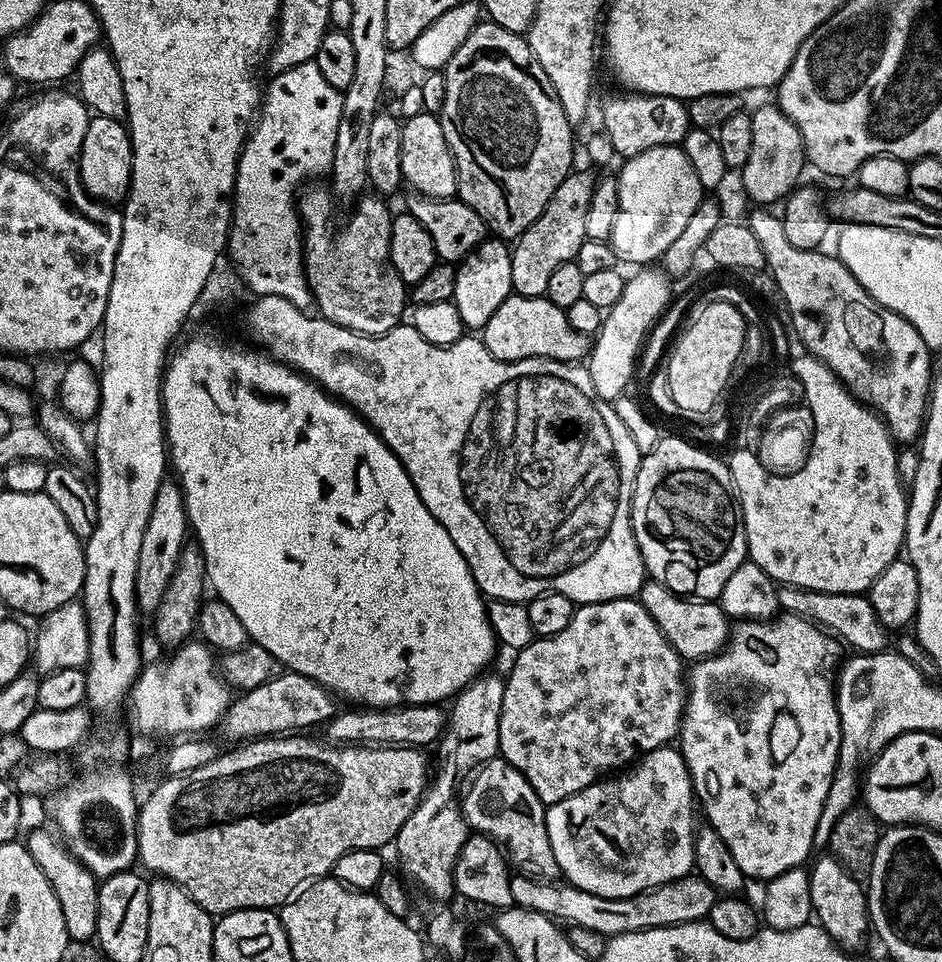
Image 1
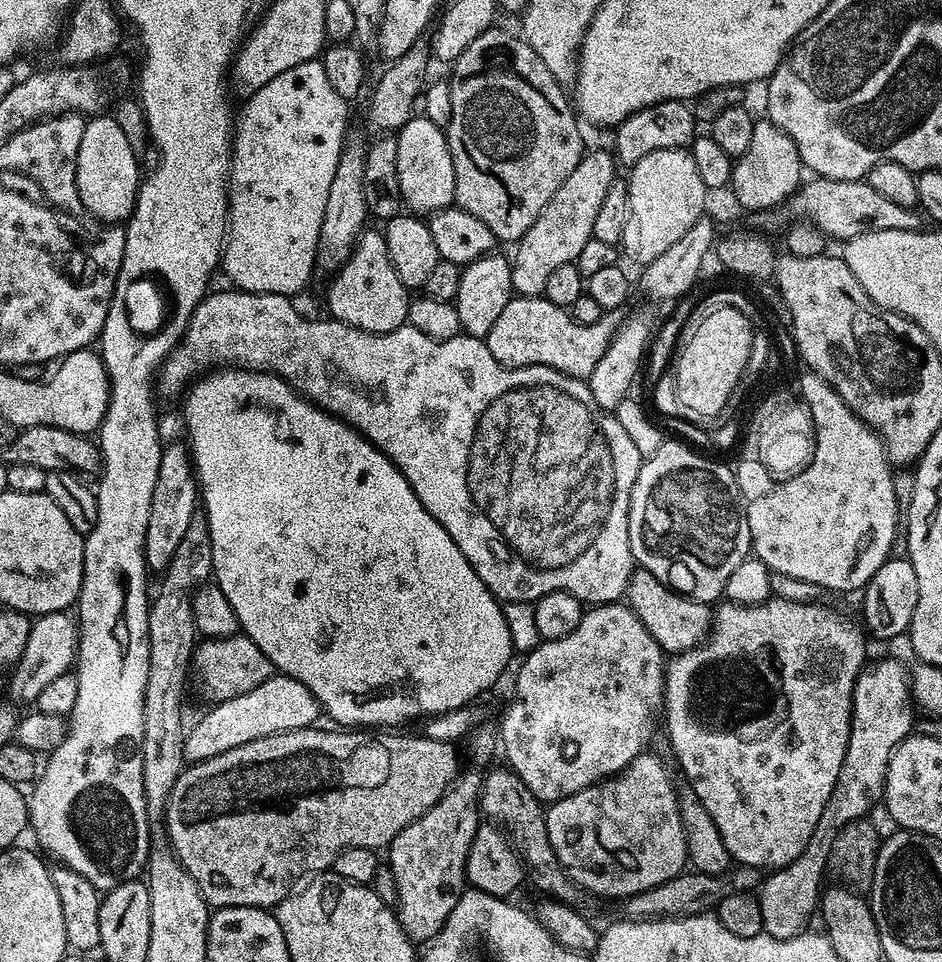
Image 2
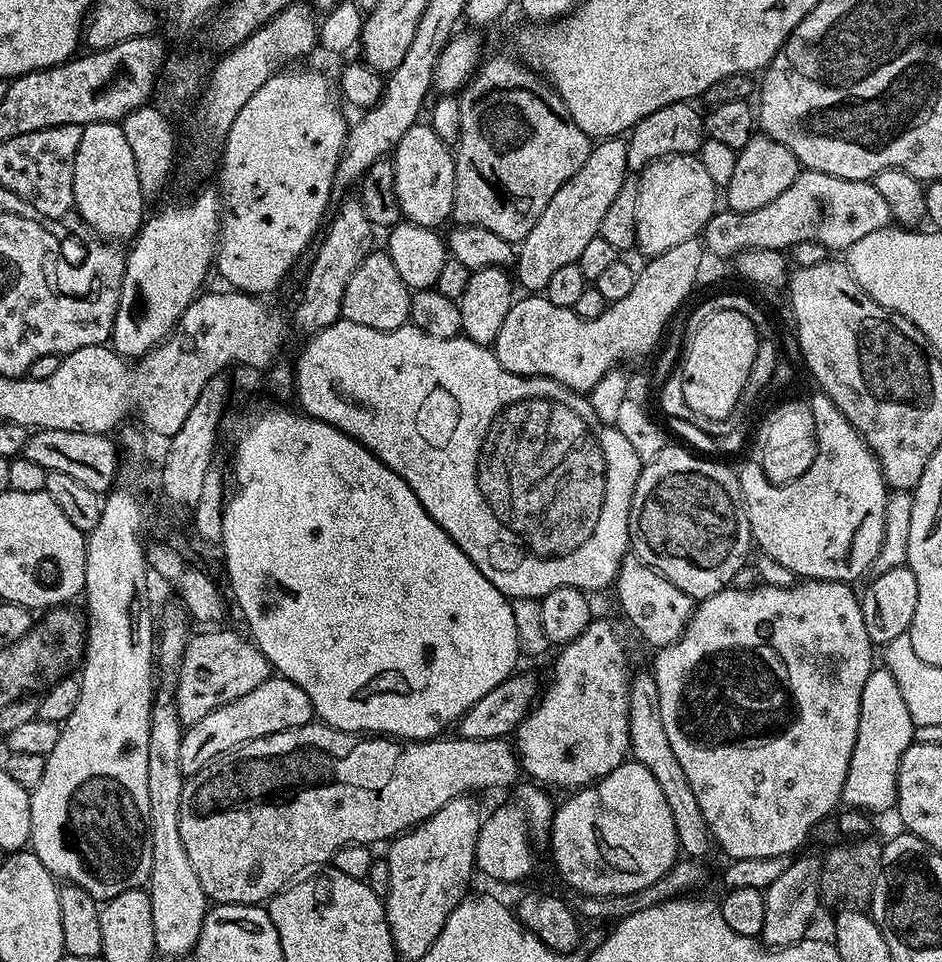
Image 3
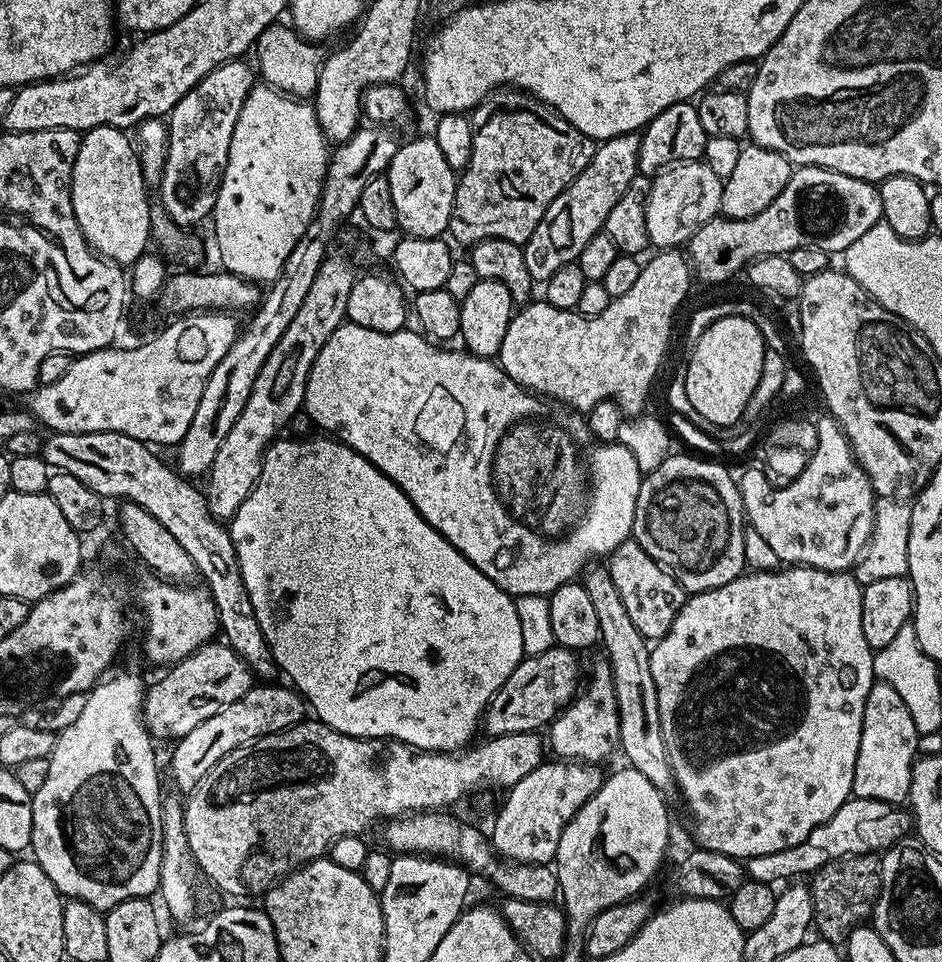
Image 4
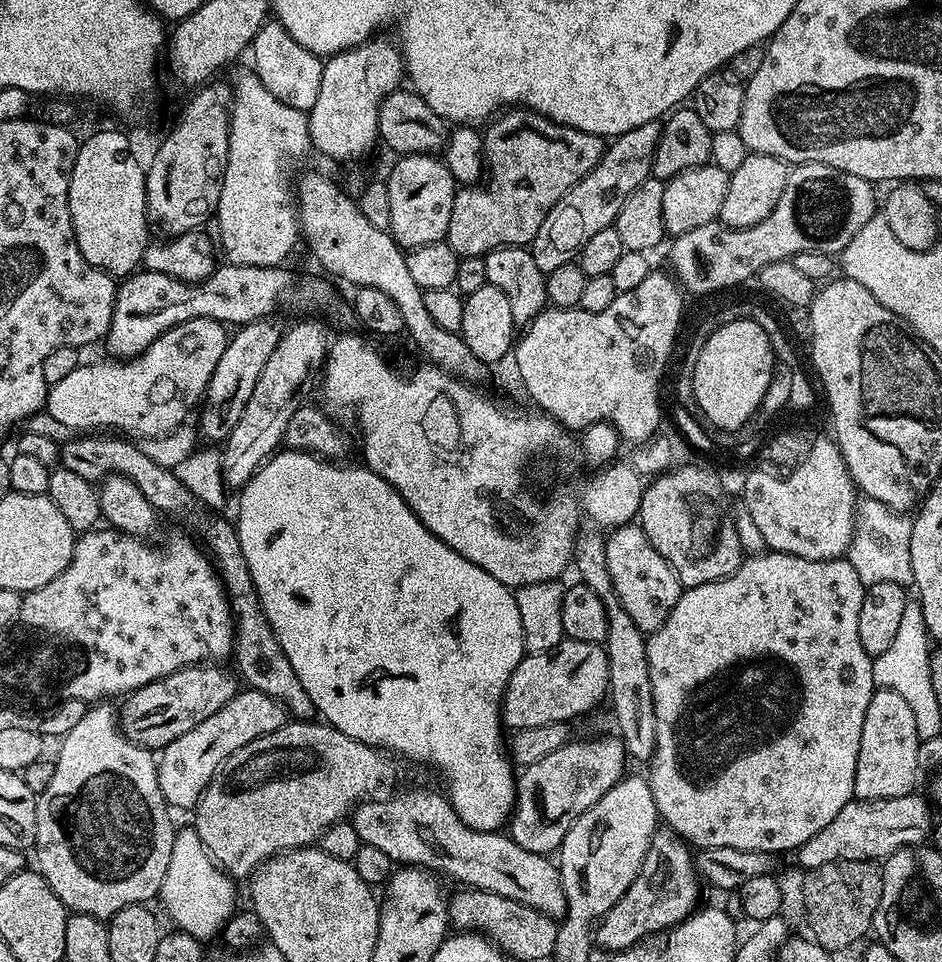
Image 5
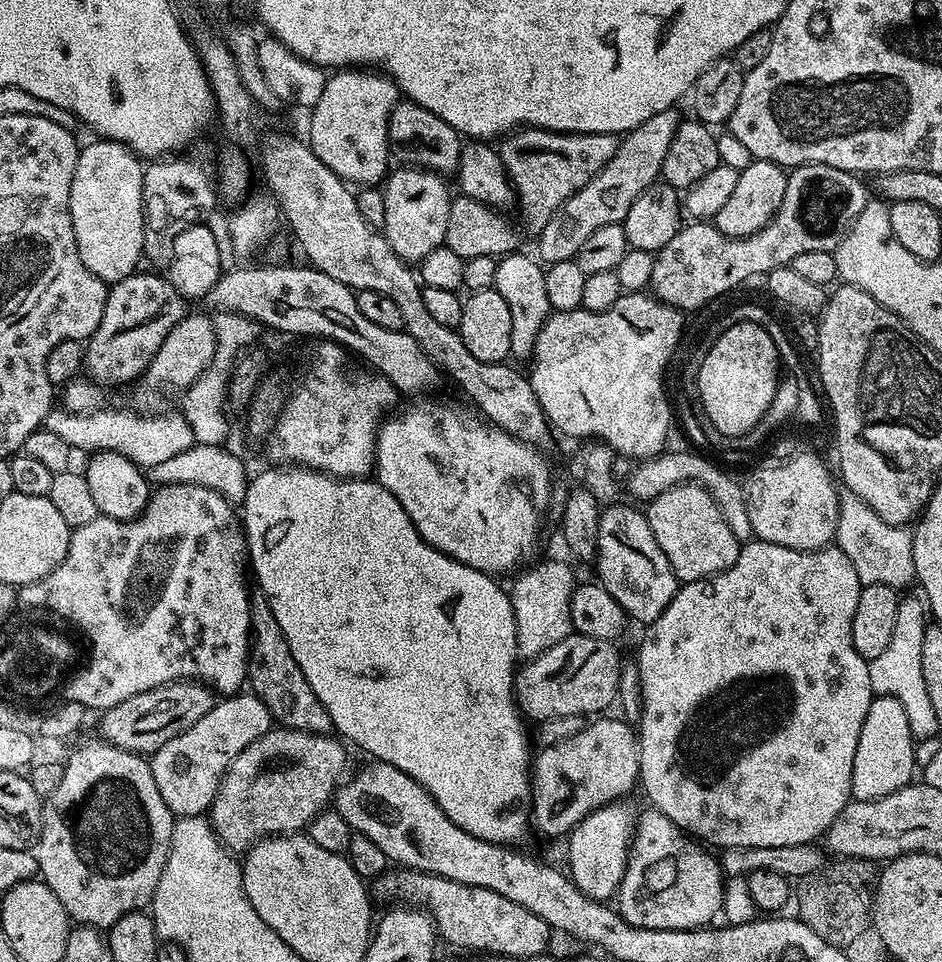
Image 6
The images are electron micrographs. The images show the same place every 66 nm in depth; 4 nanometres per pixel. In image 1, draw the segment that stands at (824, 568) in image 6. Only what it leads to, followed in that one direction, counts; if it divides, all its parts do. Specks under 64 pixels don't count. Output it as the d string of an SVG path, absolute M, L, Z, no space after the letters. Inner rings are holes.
M780 614L771 620L739 621L731 629L724 651L704 660L704 668L691 665L678 747L692 778L695 799L699 807L704 807L703 819L730 846L730 854L734 854L734 862L745 878L773 880L786 870L801 867L813 855L818 818L822 818L826 794L834 791L832 779L840 763L842 730L834 683L842 664L840 648L841 641L820 625L801 616ZM728 680L748 680L748 684L756 680L756 688L764 688L752 716L740 712L740 708L728 712L728 708L716 704L720 684L728 684Z

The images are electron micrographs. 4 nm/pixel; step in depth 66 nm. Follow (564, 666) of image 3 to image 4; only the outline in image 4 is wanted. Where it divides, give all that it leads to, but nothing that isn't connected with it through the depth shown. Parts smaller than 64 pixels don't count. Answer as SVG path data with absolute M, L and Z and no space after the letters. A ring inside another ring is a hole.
M607 659L600 661L592 668L592 677L588 680L588 689L577 691L567 707L559 710L555 719L546 728L546 744L553 757L561 760L579 760L585 764L600 764L620 746L618 728L618 710L612 671Z

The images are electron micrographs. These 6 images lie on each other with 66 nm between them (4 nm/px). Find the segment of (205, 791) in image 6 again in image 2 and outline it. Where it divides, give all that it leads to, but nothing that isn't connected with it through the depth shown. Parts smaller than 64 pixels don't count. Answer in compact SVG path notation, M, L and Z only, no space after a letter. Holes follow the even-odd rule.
M274 674L266 682L238 694L238 698L213 703L212 708L196 725L187 729L184 737L184 759L188 762L209 760L234 746L254 742L274 734L282 734L299 728L311 728L321 719L322 709L319 702L294 678L283 674Z

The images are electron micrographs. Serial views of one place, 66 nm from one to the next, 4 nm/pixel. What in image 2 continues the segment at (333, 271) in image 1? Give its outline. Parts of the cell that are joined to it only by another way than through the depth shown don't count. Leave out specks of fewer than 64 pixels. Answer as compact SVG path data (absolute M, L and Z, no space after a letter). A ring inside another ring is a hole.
M383 231L361 232L356 247L348 256L348 261L331 280L327 312L331 319L361 328L364 332L389 332L400 328L407 321L410 292L405 288L402 278L398 278L390 262Z

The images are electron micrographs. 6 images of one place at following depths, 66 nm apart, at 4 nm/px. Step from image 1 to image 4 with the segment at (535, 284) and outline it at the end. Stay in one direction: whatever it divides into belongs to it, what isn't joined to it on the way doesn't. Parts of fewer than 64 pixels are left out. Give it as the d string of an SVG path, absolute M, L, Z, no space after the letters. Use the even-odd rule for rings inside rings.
M627 132L596 144L596 152L590 158L586 170L582 170L582 174L578 174L578 178L574 178L574 182L570 182L570 186L566 186L566 190L558 194L554 202L550 202L546 214L542 214L542 222L534 226L534 234L530 234L530 238L522 246L526 258L526 270L530 270L530 278L533 282L546 281L550 278L550 274L554 274L554 270L579 261L582 246L586 246L590 238L594 238L602 231L610 210L614 210L618 198L626 194L630 182L638 175L639 170L640 136L637 133Z

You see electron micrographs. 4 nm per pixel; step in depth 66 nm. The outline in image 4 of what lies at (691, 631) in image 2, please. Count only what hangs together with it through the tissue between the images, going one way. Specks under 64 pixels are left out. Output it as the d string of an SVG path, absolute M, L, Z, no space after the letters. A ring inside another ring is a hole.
M631 538L623 540L613 550L612 555L607 557L606 567L610 578L614 578L614 586L618 586L618 594L626 606L626 611L630 613L630 619L633 620L634 626L638 626L638 634L642 634L645 640L649 642L663 638L670 630L678 610L682 610L686 599L683 586L672 577L671 571L665 568L663 564L659 564L654 558L650 558L650 554L646 554L646 550L642 550L642 546L638 546L638 542Z

